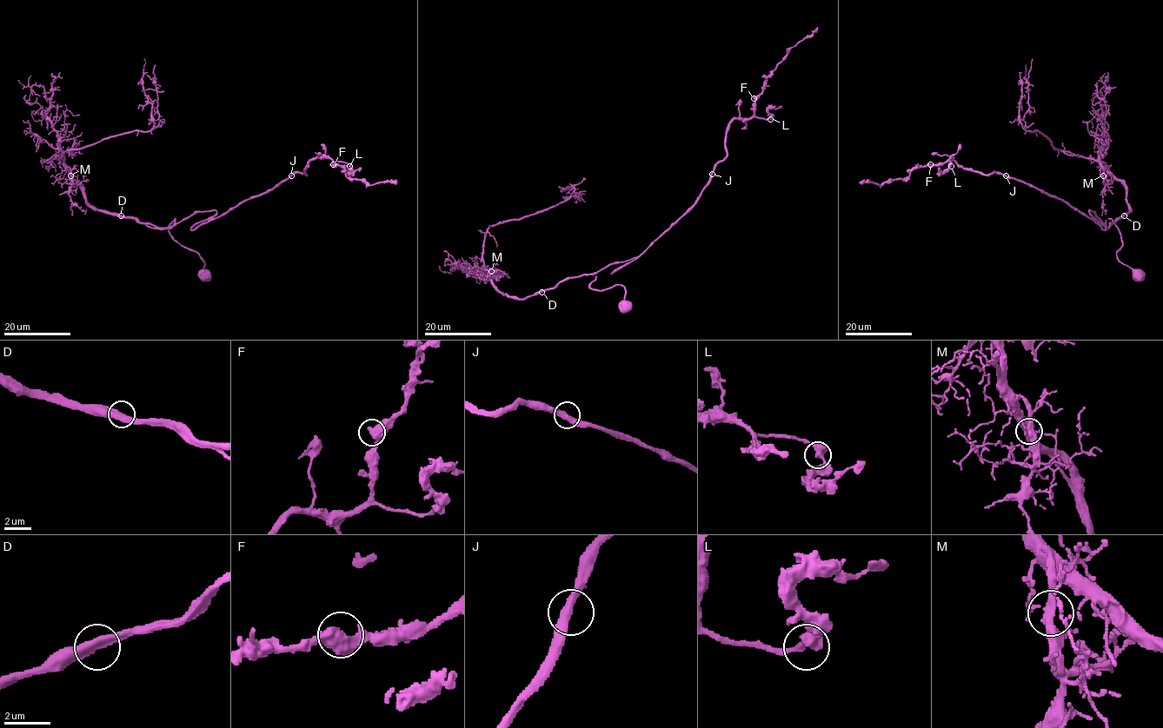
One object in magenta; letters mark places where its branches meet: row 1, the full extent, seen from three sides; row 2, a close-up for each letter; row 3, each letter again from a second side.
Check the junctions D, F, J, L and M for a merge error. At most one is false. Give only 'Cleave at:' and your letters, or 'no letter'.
Cleave at: no letter

